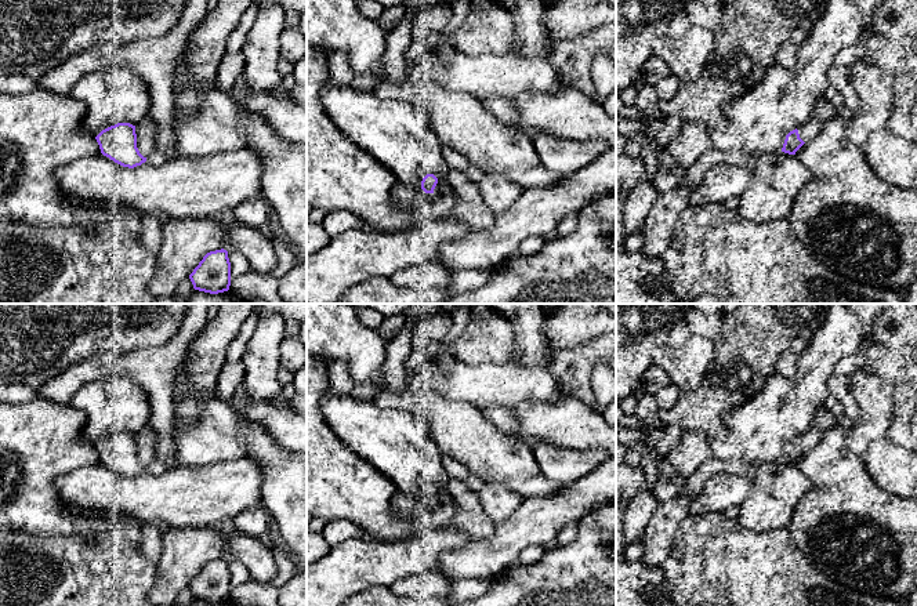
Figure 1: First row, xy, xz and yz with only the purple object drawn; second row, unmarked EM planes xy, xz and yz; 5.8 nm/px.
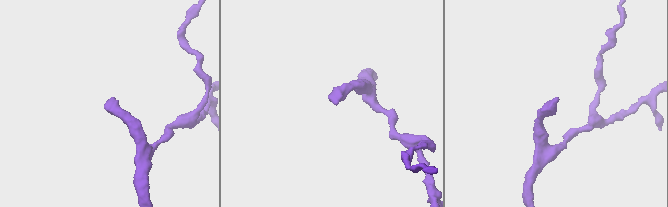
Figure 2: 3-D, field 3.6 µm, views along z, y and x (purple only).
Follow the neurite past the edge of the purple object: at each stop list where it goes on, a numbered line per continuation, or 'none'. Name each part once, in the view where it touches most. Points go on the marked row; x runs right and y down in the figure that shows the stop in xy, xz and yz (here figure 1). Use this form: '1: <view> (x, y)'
1: yz (823, 111)

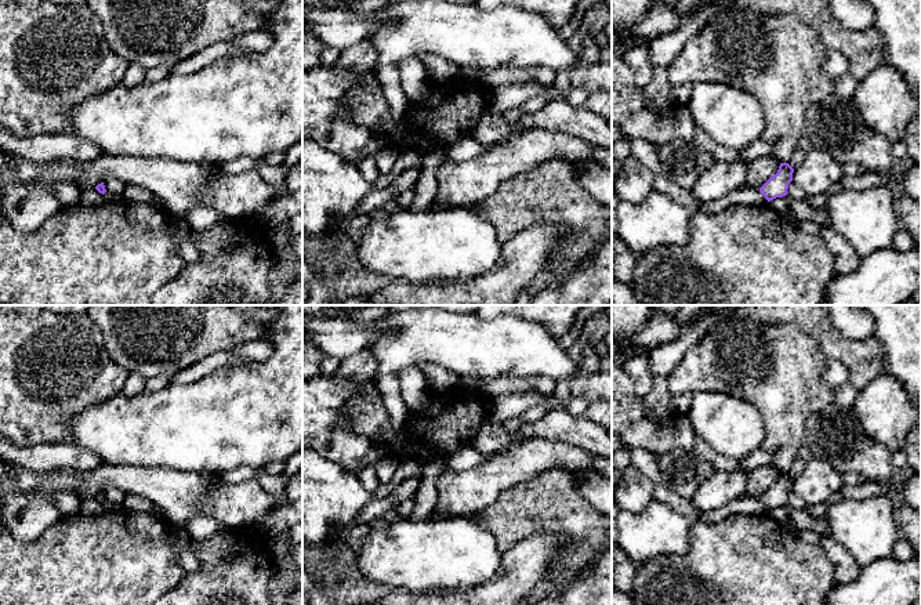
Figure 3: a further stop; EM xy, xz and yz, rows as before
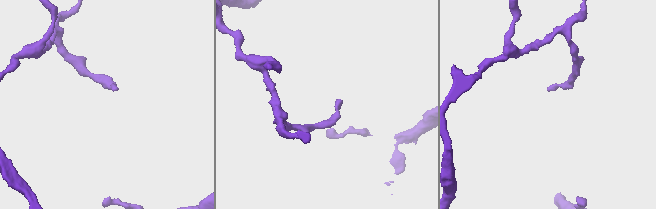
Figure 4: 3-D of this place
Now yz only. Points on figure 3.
none

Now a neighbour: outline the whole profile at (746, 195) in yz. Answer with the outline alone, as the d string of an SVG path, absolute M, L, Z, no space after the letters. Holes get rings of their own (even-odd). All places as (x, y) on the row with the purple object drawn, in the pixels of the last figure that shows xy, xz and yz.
M746 185L740 189L732 191L729 195L721 199L708 202L707 211L719 213L733 204L759 206L765 203L766 199L758 189Z

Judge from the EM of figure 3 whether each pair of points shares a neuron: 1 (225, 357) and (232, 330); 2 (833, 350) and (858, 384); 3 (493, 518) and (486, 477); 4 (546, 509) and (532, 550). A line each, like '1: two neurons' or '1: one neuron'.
1: two neurons
2: one neuron
3: two neurons
4: two neurons

